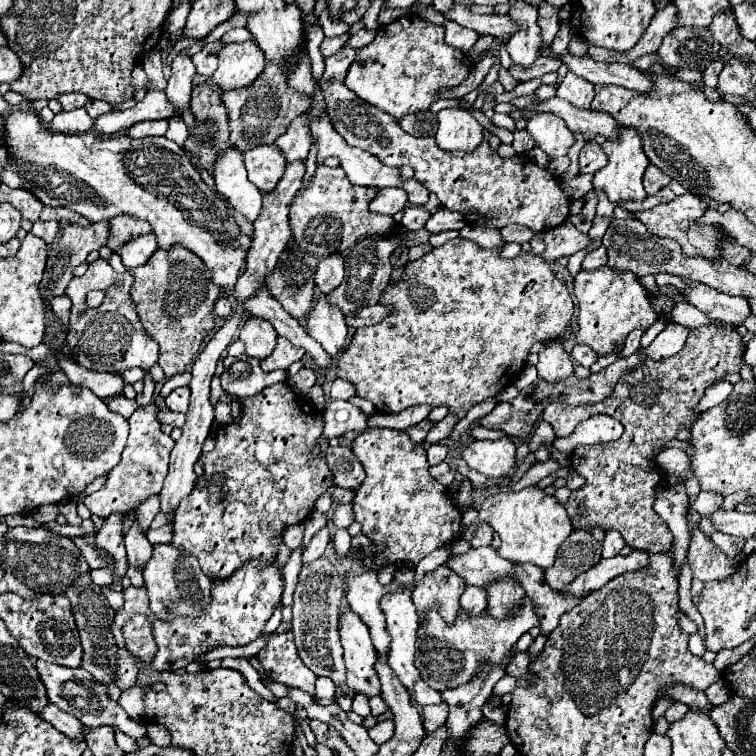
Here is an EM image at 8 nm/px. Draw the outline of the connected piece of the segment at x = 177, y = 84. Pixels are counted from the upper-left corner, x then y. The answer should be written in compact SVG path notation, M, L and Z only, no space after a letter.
M180 52L172 62L172 76L166 88L168 102L174 108L172 118L182 118L182 112L190 108L190 90L192 90L194 76L196 76L196 68L190 62L190 56Z

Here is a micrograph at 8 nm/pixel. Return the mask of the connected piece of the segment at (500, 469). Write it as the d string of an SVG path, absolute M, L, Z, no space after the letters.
M500 438L500 440L474 440L470 442L464 450L462 450L462 458L466 460L466 464L474 470L478 470L480 474L488 476L488 478L506 478L516 470L516 446L510 438Z

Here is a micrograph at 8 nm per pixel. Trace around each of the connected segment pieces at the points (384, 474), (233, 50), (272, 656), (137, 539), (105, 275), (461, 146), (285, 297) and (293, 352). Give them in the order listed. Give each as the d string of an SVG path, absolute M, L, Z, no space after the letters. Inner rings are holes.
M368 428L352 442L352 450L366 472L366 478L358 486L352 502L354 518L362 524L362 534L370 538L372 544L384 546L384 550L376 552L378 558L386 558L388 564L394 566L416 566L436 548L450 546L462 536L462 510L454 502L450 502L448 488L430 476L430 464L426 460L426 450L422 444L412 442L408 434L400 430Z
M254 42L226 44L218 54L218 60L220 66L210 80L222 92L254 84L254 80L264 72L266 66L266 58L262 56L262 50Z
M292 632L272 634L266 648L258 652L258 658L272 680L314 694L314 672L306 668L302 658L298 656Z
M132 524L132 528L124 534L124 544L128 552L128 566L144 570L150 560L150 552L152 552L152 544L146 540L144 530Z
M102 258L92 262L84 276L74 278L70 282L66 296L72 300L72 310L70 310L70 328L68 328L66 342L72 348L72 358L80 366L94 372L122 374L130 368L150 370L158 362L158 344L142 328L134 302L130 298L132 284L134 284L134 276L130 268L126 268L124 274L118 274ZM114 282L120 282L120 288L112 288ZM98 288L108 288L104 302L98 308L88 308L86 294Z
M448 108L438 112L438 130L434 138L442 150L462 150L470 154L484 142L484 128L468 110Z
M292 246L280 254L274 272L266 278L266 290L296 320L304 320L312 310L316 264L312 254Z
M278 338L278 344L274 348L274 352L268 356L268 360L262 360L262 370L264 372L272 372L272 370L286 370L292 362L298 362L302 360L304 352L302 348L296 348L296 346L290 346L288 340L282 340Z

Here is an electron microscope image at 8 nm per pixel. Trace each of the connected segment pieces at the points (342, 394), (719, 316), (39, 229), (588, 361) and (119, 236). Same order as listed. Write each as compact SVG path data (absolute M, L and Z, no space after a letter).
M336 378L336 380L332 382L332 390L330 390L330 398L332 398L332 400L348 400L348 398L354 396L354 394L356 394L356 392L354 392L354 386L348 384L346 380Z
M660 272L654 278L656 278L658 286L672 284L678 290L682 290L684 296L688 298L688 302L694 304L698 310L702 310L712 320L722 320L722 322L740 326L752 314L748 300L742 296L728 296L728 294L722 294L710 286L694 284L694 282L690 286L686 286L678 276L666 274L666 272Z
M34 222L32 226L32 234L38 236L38 238L44 238L44 242L52 244L56 238L58 238L58 232L60 232L60 224L58 222Z
M576 344L574 350L572 350L572 358L574 358L576 364L580 364L584 368L590 368L598 360L598 354L594 354L590 348L586 348L582 344Z
M114 216L110 220L110 234L108 234L108 248L118 250L126 242L130 242L134 236L150 234L152 228L144 220L134 220L130 216Z

